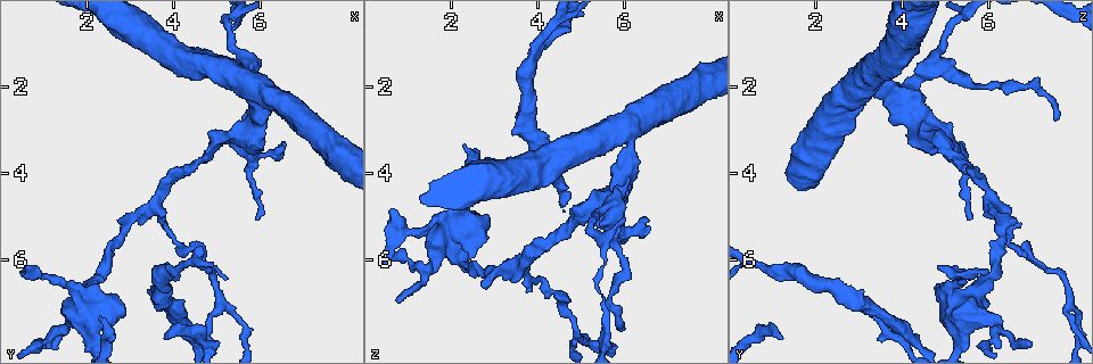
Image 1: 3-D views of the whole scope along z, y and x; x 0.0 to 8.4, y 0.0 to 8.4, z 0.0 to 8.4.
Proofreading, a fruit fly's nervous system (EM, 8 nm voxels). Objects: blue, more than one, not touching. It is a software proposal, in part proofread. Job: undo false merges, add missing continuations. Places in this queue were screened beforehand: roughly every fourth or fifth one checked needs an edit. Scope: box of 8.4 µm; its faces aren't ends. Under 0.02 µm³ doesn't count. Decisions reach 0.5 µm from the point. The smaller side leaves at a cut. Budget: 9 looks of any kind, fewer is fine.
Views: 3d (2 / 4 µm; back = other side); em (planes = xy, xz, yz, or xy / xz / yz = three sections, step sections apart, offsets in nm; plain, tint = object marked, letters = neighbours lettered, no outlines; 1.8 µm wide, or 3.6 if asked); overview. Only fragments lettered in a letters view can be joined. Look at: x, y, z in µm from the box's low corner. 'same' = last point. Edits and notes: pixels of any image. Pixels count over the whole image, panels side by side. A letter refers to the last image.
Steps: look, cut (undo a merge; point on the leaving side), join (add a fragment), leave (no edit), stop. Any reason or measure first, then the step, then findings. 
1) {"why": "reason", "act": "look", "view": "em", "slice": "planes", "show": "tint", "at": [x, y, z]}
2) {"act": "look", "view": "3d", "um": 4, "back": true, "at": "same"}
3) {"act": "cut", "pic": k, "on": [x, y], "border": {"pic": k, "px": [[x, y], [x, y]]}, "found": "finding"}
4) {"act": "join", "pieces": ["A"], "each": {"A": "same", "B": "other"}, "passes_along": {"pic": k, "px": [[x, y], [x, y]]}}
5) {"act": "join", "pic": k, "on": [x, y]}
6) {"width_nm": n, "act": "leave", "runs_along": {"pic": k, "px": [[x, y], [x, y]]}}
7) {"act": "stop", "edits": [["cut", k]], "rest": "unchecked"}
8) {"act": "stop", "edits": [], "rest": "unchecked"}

{"why": "branch stops here", "act": "look", "view": "em", "slice": "xy", "step": 16, "show": "tint", "at": [3.75, 7.80, 1.30]}

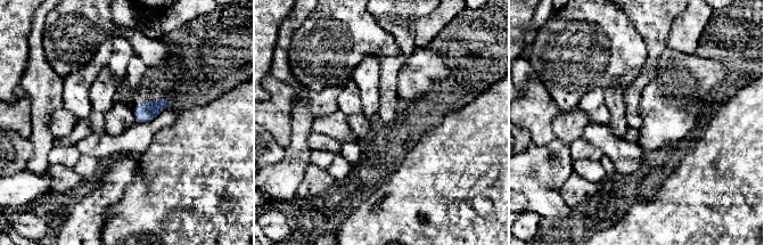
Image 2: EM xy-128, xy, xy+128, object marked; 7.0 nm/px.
{"act": "look", "view": "em", "slice": "xy", "step": 16, "show": "letters", "at": "same"}

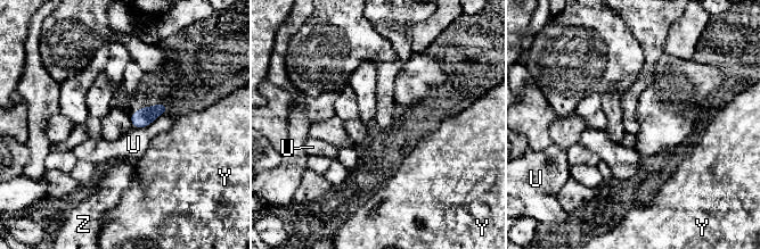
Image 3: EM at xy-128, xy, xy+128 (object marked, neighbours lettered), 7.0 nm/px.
{"act": "leave", "each": {"U": "other", "Y": "other", "Z": "other"}, "border": {"pic": 3, "px": [[164, 113], [145, 126], [132, 127]]}, "found": "no lettered fragment goes on from it"}

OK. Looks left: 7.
{"why": "calibre changes", "act": "look", "view": "em", "um": 3.6, "slice": "planes", "show": "tint", "at": [5.95, 2.05, 3.05]}

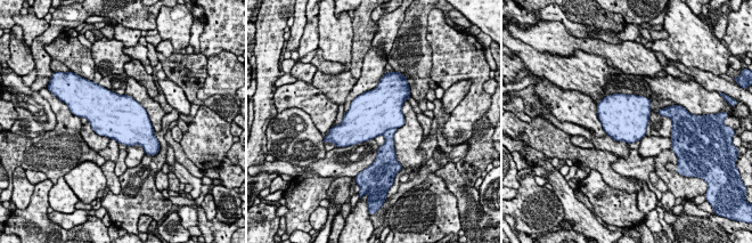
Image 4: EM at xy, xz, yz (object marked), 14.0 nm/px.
{"act": "look", "view": "em", "um": 3.6, "slice": "planes", "show": "letters", "at": "same"}

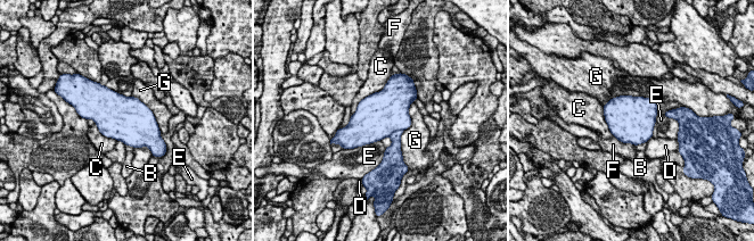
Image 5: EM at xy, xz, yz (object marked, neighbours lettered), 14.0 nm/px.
{"width_nm": 650, "act": "cut", "pic": 5, "on": [395, 147], "each": {"B": "other", "C": "other", "D": "other", "E": "other", "F": "other", "G": "other"}, "border": {"pic": 5, "px": [[402, 130], [396, 130], [388, 135]]}, "found": "a second neuron is stuck on"}

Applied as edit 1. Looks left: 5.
{"act": "stop", "edits": [["cut", 5]], "rest": "unchecked"}

